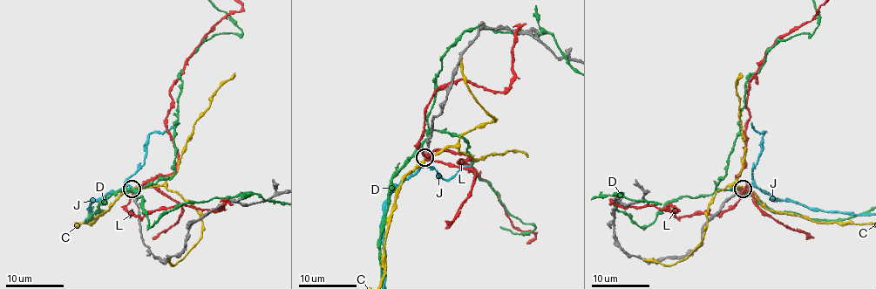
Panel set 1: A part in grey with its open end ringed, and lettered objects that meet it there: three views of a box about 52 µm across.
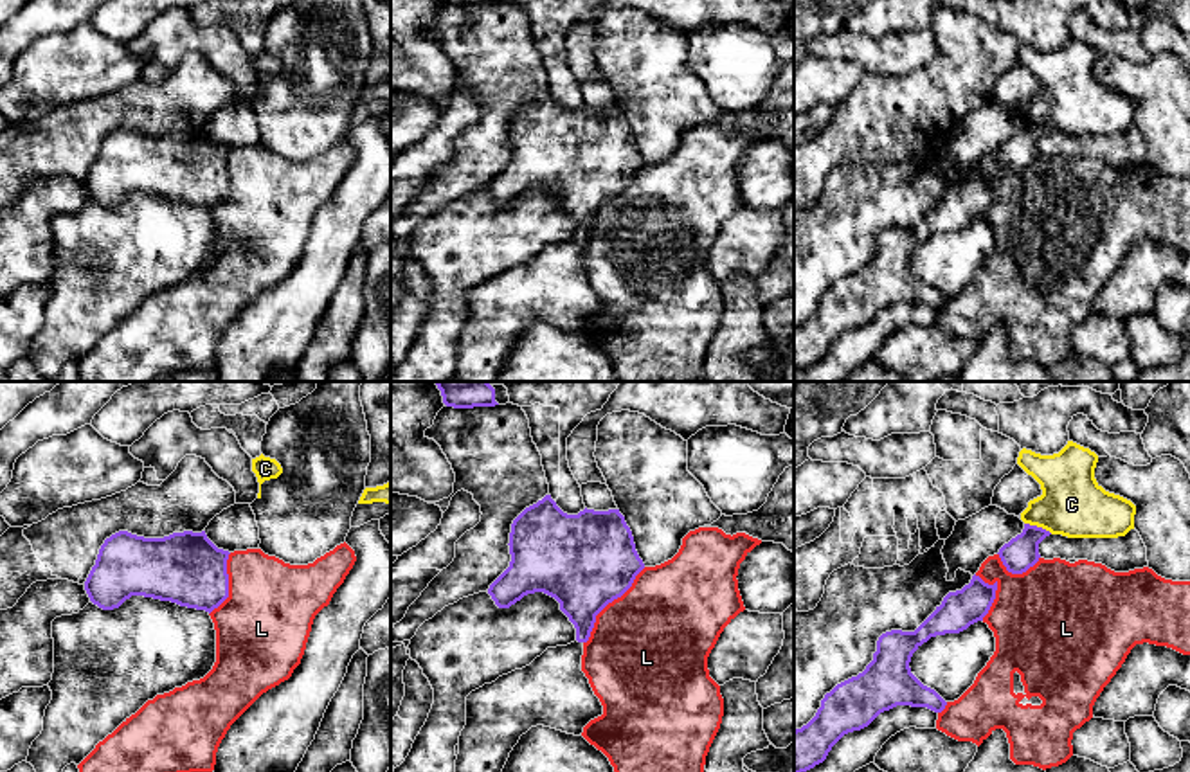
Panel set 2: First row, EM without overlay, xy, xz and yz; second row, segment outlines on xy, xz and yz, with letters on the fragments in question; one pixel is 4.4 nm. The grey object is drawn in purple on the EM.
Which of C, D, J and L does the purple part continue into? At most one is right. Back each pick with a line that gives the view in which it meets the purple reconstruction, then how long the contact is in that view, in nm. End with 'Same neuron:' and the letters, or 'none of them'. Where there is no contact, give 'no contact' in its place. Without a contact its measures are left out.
J: no contact
Same neuron: J

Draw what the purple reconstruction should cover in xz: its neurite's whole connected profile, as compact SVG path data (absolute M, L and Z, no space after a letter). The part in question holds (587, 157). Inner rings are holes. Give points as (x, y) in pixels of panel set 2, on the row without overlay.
M551 92L526 104L511 121L509 164L490 182L488 191L499 205L509 205L527 191L544 189L560 200L560 207L576 225L576 238L587 239L596 212L621 194L645 166L630 124L619 106L583 106L563 110Z

